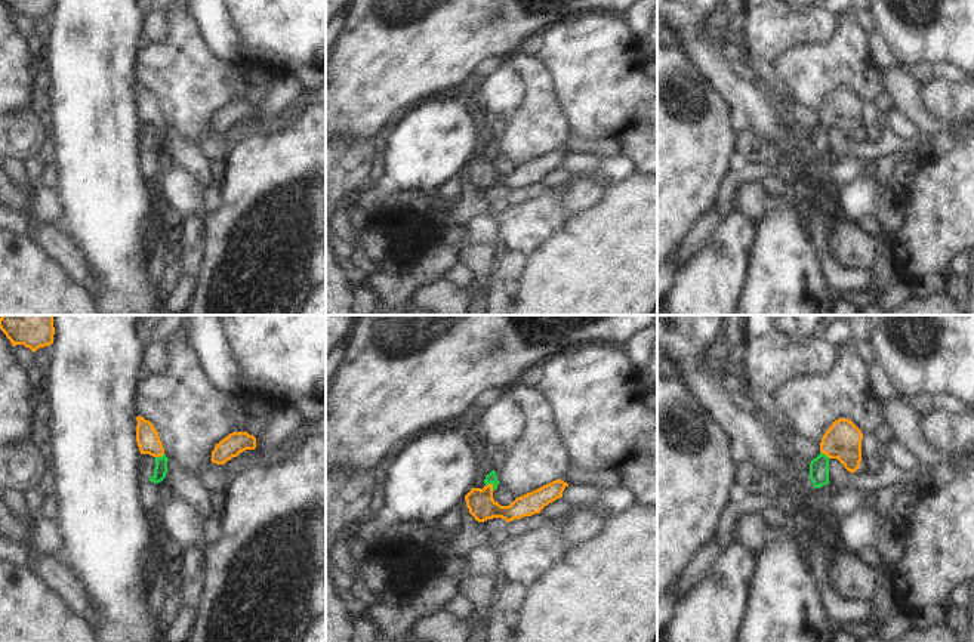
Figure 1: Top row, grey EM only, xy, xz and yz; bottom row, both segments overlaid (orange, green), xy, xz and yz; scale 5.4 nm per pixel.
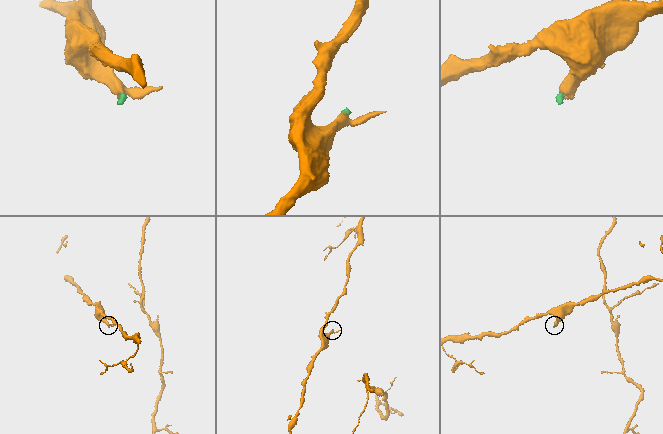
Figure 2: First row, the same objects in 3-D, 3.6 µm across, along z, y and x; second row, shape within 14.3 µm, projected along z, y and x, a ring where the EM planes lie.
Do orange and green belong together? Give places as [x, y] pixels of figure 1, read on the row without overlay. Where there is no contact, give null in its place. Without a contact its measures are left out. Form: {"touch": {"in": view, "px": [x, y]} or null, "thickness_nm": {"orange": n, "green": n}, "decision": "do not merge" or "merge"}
{"touch": {"in": "xz", "px": [492, 154]}, "thickness_nm": {"orange": 150, "green": 60}, "decision": "merge"}

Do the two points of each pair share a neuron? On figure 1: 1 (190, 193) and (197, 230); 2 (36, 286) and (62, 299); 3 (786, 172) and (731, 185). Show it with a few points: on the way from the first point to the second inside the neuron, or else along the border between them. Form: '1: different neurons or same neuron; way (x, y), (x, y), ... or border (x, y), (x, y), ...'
1: different neurons; border (203, 188), (200, 210), (184, 219)
2: same neuron; way (42, 292), (49, 299), (56, 299)
3: same neuron; way (773, 170), (758, 170), (745, 176)

